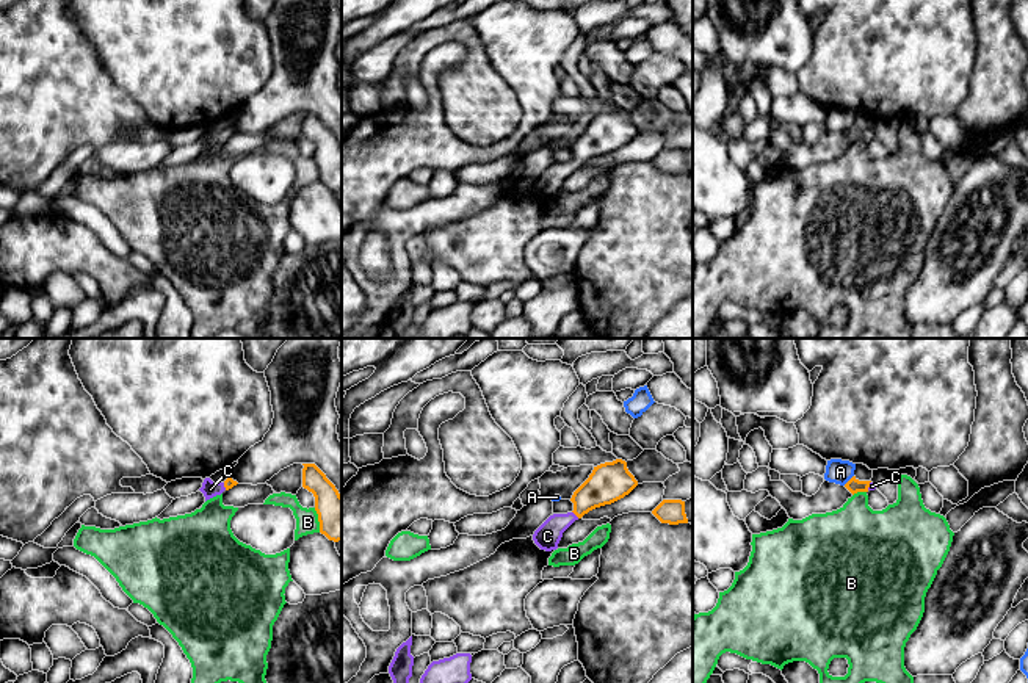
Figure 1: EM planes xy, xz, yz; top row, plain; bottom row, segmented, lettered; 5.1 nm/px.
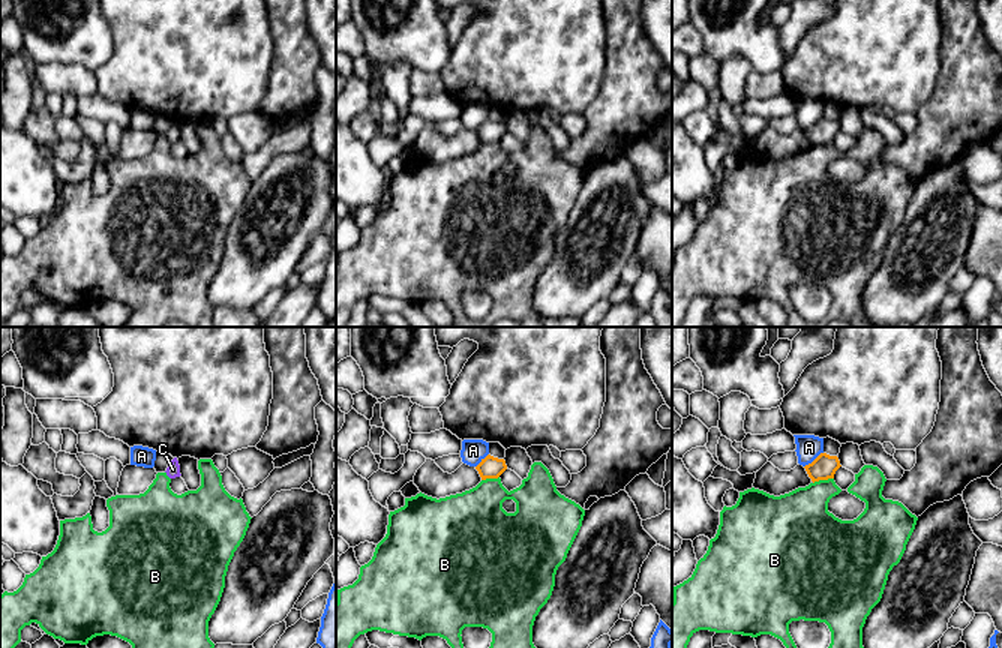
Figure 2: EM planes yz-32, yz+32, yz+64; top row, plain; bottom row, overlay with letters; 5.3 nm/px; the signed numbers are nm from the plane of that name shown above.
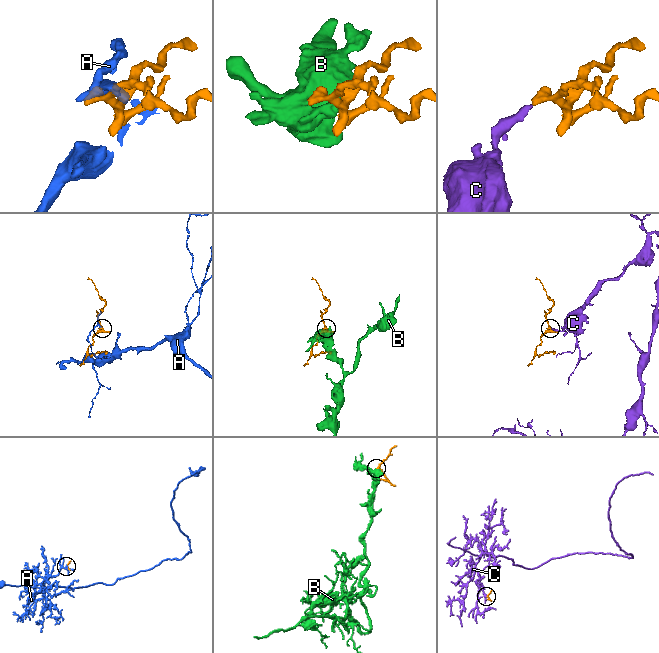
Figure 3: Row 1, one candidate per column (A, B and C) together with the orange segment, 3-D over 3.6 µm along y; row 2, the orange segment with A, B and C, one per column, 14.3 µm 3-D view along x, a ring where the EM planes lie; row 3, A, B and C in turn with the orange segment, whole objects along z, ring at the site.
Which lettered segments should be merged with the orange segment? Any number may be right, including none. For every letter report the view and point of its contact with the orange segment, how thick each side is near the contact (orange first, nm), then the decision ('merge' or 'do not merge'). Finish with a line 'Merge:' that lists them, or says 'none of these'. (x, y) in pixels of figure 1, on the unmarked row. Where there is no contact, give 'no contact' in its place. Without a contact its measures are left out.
A: yz (850, 129) | 70/120 nm | do not merge
B: yz (859, 140) | 70/360 nm | do not merge
C: xz (575, 163) | 200/140 nm | merge
Merge: C

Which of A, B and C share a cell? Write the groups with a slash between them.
A / B / C

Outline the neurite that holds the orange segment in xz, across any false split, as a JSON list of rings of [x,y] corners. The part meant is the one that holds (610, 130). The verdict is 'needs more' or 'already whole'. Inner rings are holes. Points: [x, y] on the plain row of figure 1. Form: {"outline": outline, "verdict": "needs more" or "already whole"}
{"outline": [[[616,108],[594,116],[589,127],[574,141],[574,160],[550,164],[533,183],[534,193],[545,201],[558,197],[563,182],[589,160],[611,154],[628,144],[638,130],[628,121],[627,111]]], "verdict": "needs more"}

